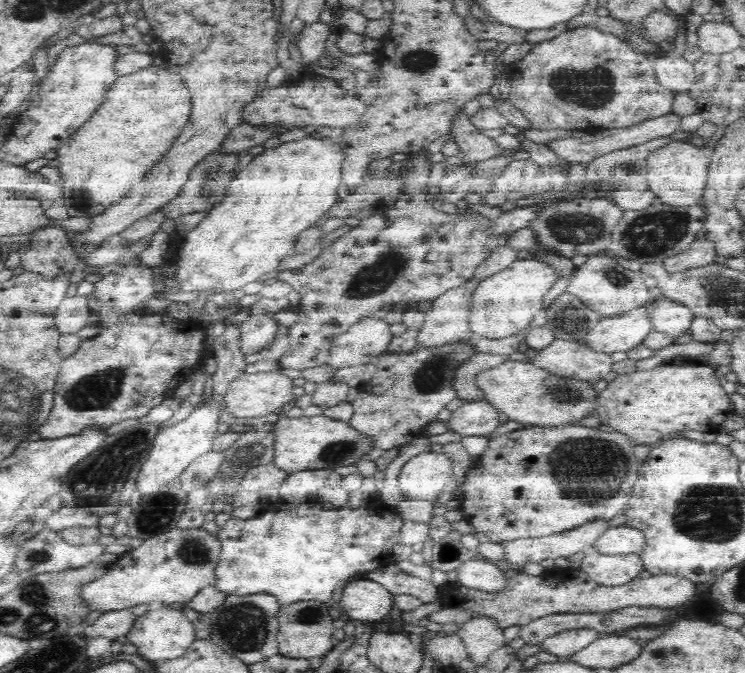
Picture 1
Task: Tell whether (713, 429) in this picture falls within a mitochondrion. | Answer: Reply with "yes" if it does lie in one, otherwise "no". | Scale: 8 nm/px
no

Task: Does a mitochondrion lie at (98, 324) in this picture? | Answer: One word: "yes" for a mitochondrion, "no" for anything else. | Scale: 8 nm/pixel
no

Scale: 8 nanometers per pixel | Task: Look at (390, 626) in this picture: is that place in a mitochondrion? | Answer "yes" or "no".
no

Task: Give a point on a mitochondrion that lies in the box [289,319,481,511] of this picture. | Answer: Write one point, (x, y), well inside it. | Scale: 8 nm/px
(430, 375)

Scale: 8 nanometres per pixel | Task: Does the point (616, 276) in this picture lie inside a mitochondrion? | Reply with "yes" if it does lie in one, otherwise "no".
yes

